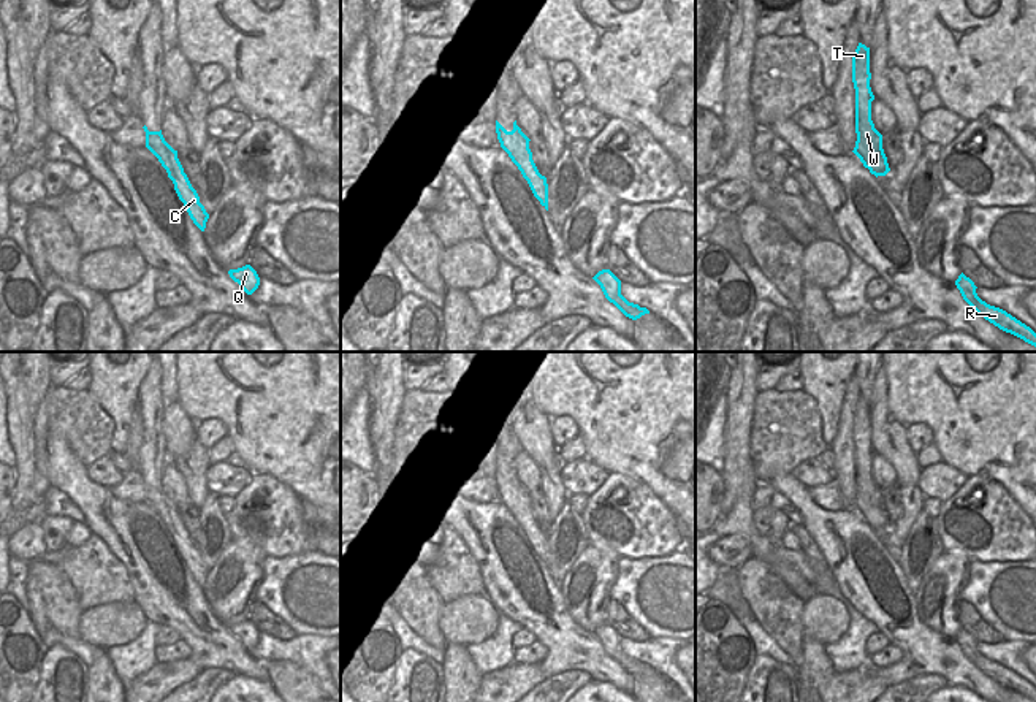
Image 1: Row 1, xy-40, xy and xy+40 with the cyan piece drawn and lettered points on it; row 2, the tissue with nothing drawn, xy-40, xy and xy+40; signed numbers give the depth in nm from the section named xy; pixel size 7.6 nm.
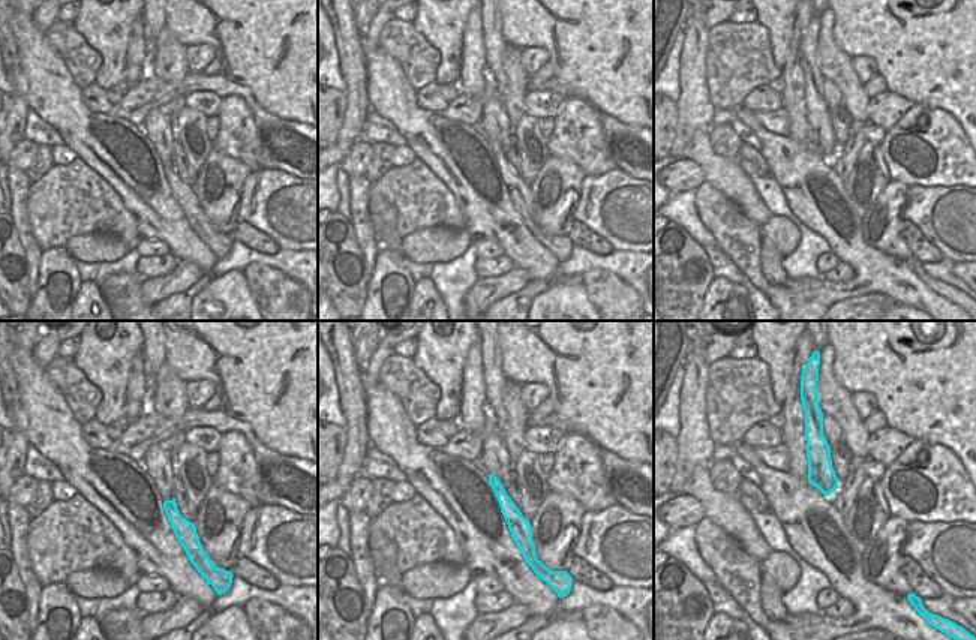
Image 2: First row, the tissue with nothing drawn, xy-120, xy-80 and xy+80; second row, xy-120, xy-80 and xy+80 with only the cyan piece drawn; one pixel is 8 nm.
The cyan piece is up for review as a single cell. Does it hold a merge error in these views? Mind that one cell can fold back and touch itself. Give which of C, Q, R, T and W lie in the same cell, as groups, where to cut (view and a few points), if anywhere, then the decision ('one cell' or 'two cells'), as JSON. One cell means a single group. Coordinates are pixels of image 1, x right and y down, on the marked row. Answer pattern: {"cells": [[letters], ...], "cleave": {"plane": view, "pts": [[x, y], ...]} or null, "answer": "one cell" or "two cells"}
{"cells": [["C", "Q", "R"], ["T", "W"]], "cleave": {"plane": "xy", "pts": [[501, 146], [514, 156], [521, 170]]}, "answer": "two cells"}

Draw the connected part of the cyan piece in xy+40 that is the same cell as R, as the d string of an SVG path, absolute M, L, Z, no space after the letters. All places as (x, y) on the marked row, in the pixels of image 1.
M963 273L958 276L958 279L955 280L957 288L960 290L963 299L985 320L988 320L990 323L993 323L995 326L998 326L1000 330L1011 333L1020 339L1023 339L1025 342L1031 344L1036 347L1036 333L1026 326L1025 323L1022 323L1020 320L1017 320L1015 317L1012 317L1011 314L1007 314L1006 311L990 306L985 301L982 301L977 293L976 293L976 285L974 282L966 277Z

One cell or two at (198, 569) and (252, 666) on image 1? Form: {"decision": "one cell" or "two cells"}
{"decision": "two cells"}

